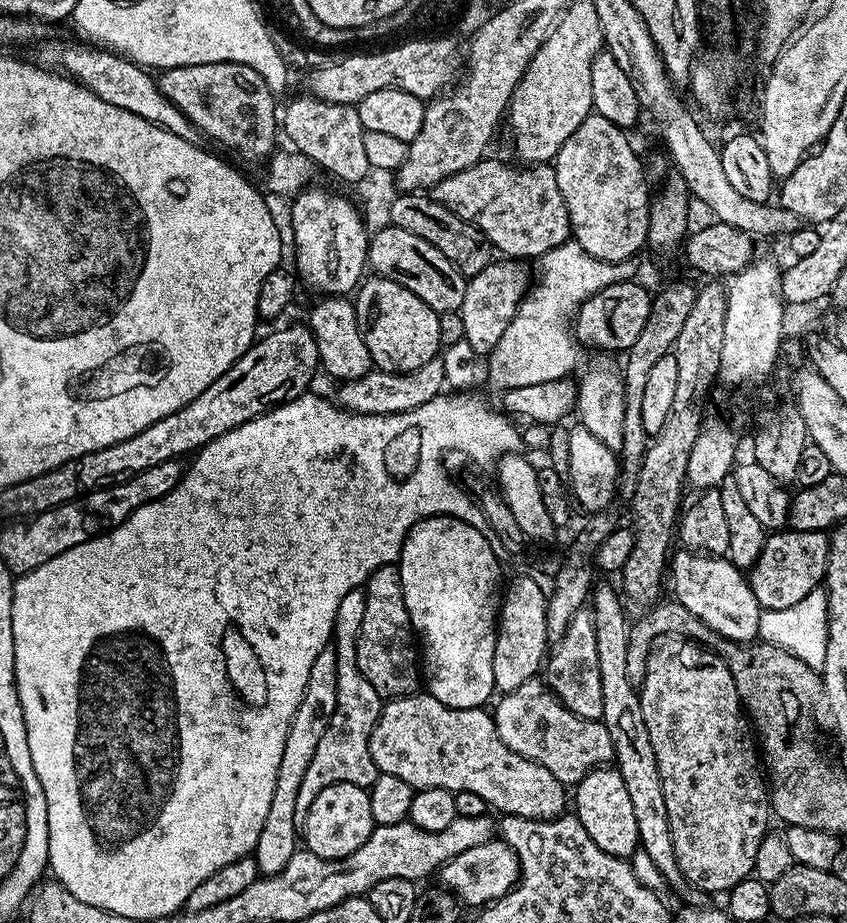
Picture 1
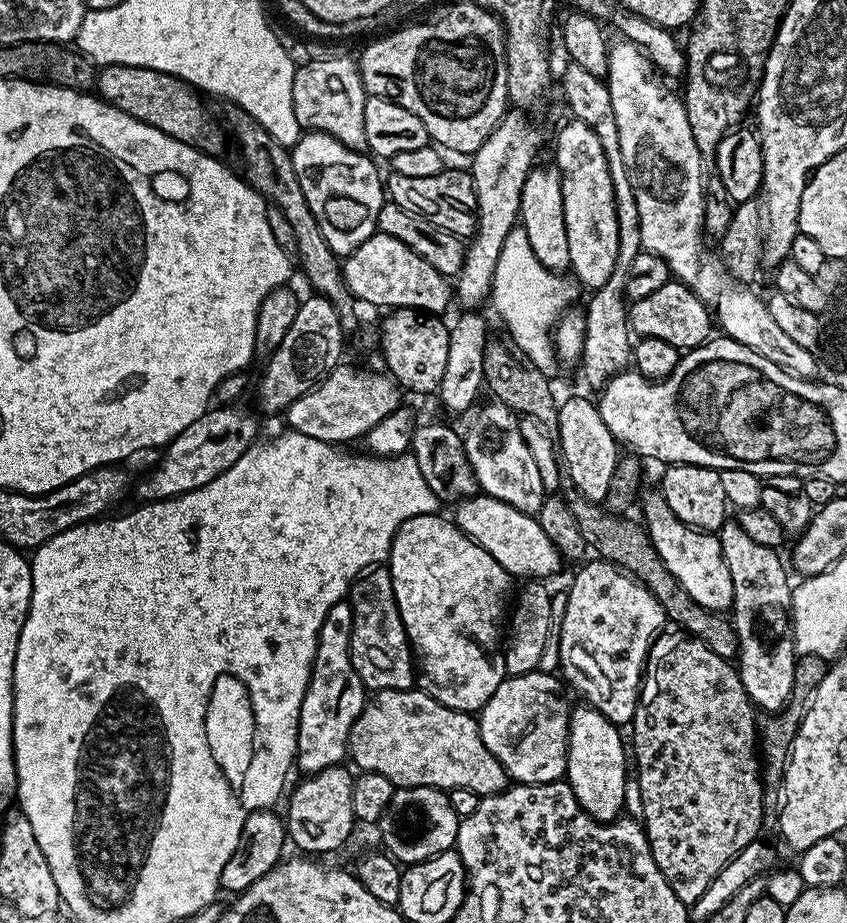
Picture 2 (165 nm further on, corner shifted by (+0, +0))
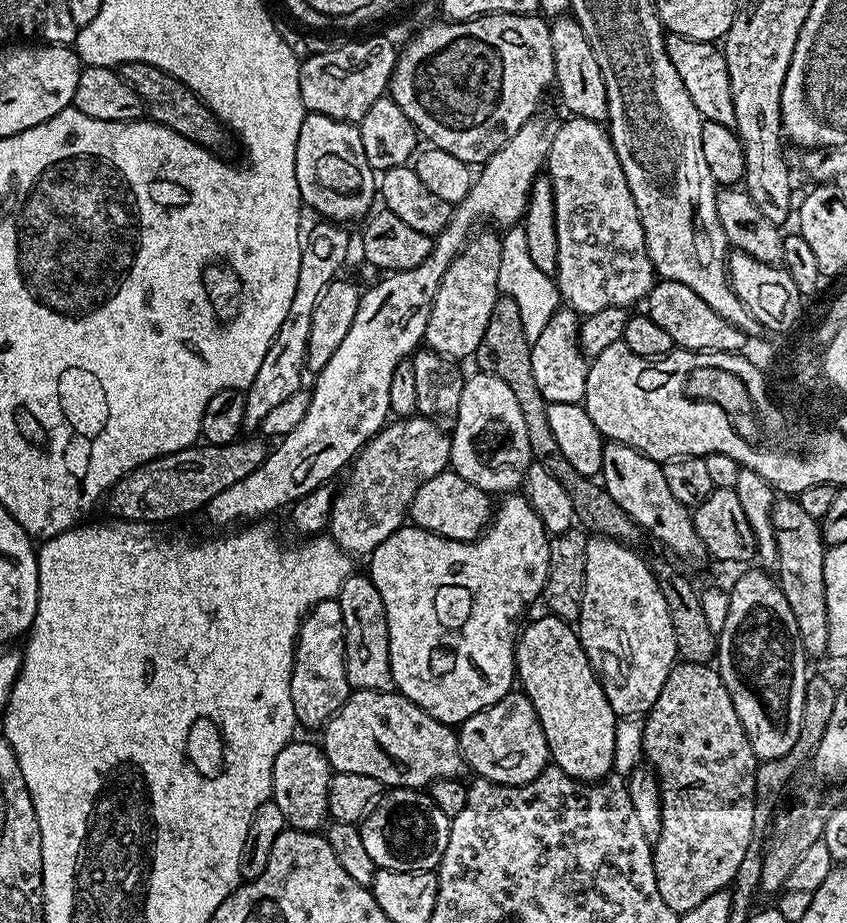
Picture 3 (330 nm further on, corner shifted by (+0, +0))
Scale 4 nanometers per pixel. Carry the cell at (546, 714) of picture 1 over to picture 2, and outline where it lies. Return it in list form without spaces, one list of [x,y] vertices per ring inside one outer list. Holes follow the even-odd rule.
[[[544,671],[508,676],[478,713],[486,750],[498,758],[517,784],[554,782],[568,771],[570,704],[560,697],[561,681]]]

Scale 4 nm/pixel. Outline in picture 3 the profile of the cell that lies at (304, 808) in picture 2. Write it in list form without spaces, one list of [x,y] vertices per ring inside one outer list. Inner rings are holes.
[[[293,739],[285,748],[278,750],[272,771],[271,799],[282,810],[285,825],[299,832],[320,832],[325,827],[328,815],[328,791],[332,767],[319,743]]]

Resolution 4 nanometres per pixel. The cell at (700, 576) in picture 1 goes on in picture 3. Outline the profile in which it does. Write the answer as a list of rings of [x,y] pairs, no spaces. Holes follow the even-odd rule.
[[[605,443],[602,483],[610,498],[614,498],[614,502],[618,502],[618,506],[622,506],[622,510],[626,510],[626,514],[630,514],[645,533],[650,532],[688,560],[705,559],[704,543],[702,538],[698,538],[698,530],[694,530],[689,505],[674,498],[670,485],[666,483],[663,467],[657,461],[625,444]]]

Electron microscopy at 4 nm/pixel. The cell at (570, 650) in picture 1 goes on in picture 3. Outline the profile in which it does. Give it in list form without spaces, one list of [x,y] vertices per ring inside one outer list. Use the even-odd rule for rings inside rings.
[[[589,539],[586,546],[586,582],[578,621],[578,635],[588,661],[596,669],[606,698],[620,718],[647,717],[654,702],[658,702],[658,694],[662,694],[662,686],[666,686],[666,678],[678,660],[674,626],[670,622],[670,610],[666,610],[666,598],[662,598],[651,563],[647,559],[644,561],[636,551],[635,547],[616,540]]]

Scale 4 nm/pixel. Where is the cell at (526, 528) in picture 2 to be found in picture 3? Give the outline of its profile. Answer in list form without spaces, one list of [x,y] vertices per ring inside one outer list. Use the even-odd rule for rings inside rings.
[[[439,472],[414,494],[410,509],[410,520],[415,527],[425,528],[451,540],[474,540],[488,527],[494,515],[493,497],[478,486],[466,482],[456,472]]]

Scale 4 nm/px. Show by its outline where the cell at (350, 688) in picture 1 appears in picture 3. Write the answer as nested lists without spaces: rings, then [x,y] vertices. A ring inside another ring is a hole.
[[[339,599],[323,600],[313,606],[304,615],[300,623],[296,649],[294,650],[294,662],[290,674],[290,702],[294,702],[294,714],[296,723],[301,729],[323,729],[341,706],[347,702],[350,695],[348,679],[346,678],[346,658],[344,657],[344,623],[342,622],[342,606]]]

